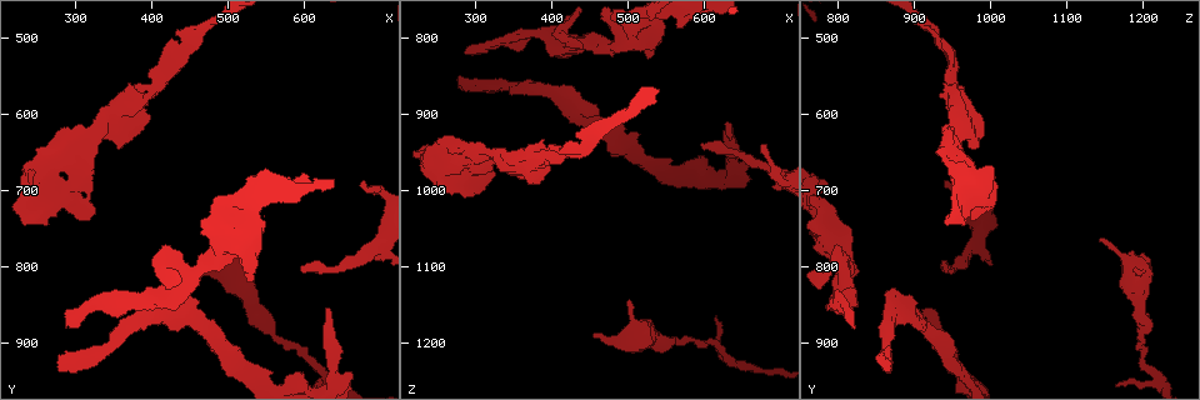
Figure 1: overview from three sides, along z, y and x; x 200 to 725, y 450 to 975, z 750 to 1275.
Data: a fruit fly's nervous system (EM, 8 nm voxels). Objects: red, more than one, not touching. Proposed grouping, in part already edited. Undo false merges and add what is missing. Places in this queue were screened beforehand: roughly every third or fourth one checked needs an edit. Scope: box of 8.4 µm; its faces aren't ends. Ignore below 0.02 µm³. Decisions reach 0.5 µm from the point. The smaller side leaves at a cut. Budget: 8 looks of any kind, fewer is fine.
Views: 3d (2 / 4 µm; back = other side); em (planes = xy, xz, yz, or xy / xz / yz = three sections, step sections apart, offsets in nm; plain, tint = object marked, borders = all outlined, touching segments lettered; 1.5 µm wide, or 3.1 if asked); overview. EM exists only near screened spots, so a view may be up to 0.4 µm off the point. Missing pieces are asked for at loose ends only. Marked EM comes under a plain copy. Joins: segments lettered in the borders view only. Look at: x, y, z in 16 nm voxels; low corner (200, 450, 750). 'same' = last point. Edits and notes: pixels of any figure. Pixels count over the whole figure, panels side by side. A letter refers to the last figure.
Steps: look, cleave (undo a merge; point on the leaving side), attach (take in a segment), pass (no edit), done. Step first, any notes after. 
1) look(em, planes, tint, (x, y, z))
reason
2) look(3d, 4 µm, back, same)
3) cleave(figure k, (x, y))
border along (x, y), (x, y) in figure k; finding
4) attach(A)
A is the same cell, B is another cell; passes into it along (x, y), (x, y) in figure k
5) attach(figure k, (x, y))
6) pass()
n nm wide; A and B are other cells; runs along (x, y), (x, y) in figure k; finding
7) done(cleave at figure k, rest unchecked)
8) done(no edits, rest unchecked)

look(3d, 4 µm, (450, 800, 1190))
an open end

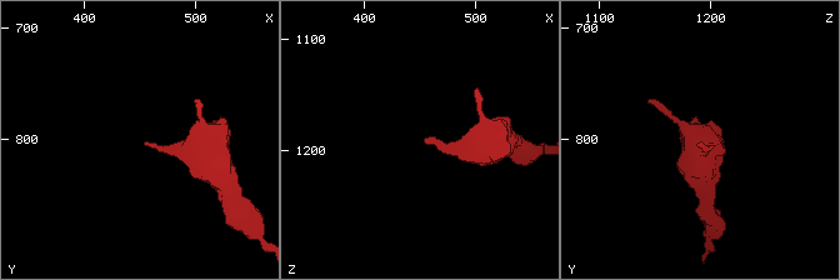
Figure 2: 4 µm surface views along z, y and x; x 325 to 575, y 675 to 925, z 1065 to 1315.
look(em, planes, tint, (452, 802, 1194))
now the EM

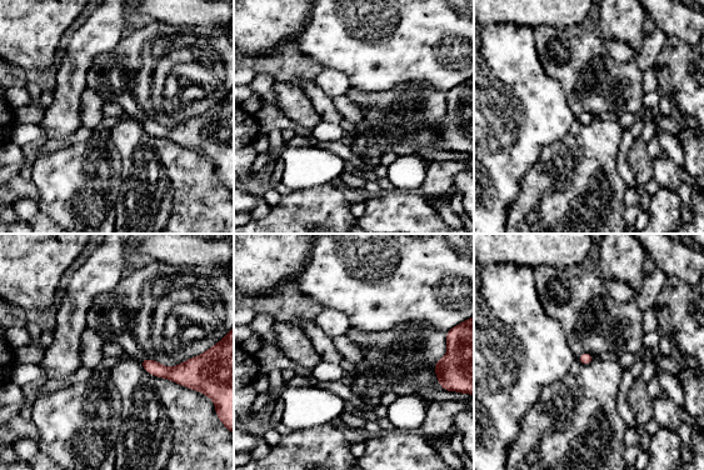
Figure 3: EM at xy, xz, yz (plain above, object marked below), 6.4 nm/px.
look(em, planes, borders, same)

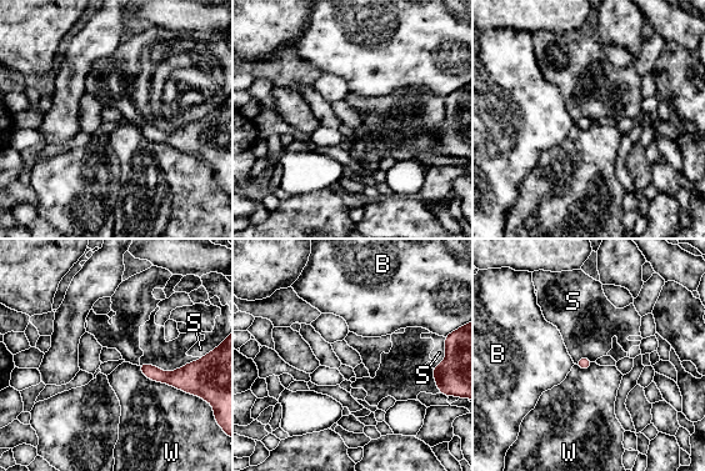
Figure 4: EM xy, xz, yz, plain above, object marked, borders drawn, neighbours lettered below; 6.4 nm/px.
pass()
B, S and W are other cells; border along (593, 361), (581, 357), (575, 364) in figure 4; none of them fits

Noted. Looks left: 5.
look(3d, 2 µm, (630, 855, 915))
tapers out

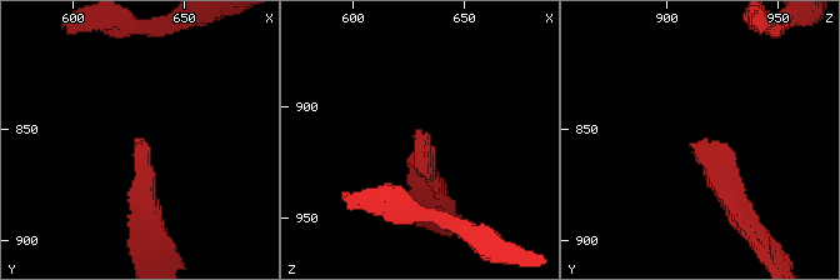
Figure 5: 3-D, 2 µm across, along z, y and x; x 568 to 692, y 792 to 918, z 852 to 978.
look(em, planes, borders, (626, 854, 916))

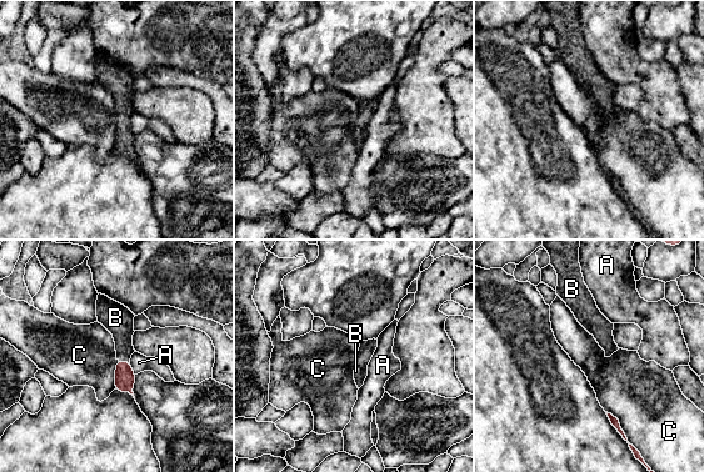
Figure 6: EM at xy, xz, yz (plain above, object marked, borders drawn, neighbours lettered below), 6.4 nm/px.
attach(B)
C touches over 240 nm; B is the same cell, A and C are other cells; passes into it along (124, 376), (124, 361), (120, 322) in figure 6; it goes on there

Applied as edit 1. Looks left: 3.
look(3d, 2 µm, back, (675, 685, 940))
thin end

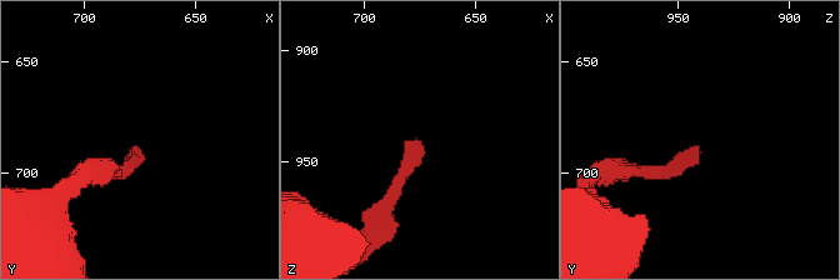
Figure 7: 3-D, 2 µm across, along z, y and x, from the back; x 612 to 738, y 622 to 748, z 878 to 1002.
look(em, xy, step 4, borders, (676, 689, 941))

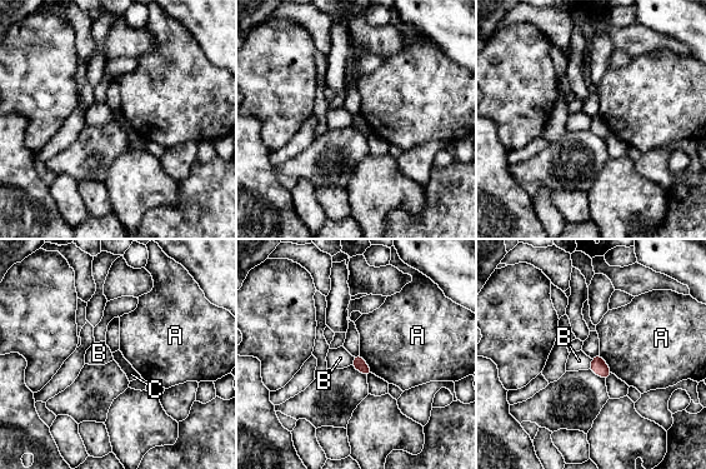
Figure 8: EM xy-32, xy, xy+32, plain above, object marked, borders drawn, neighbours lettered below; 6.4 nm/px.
look(em, planes, borders, same)

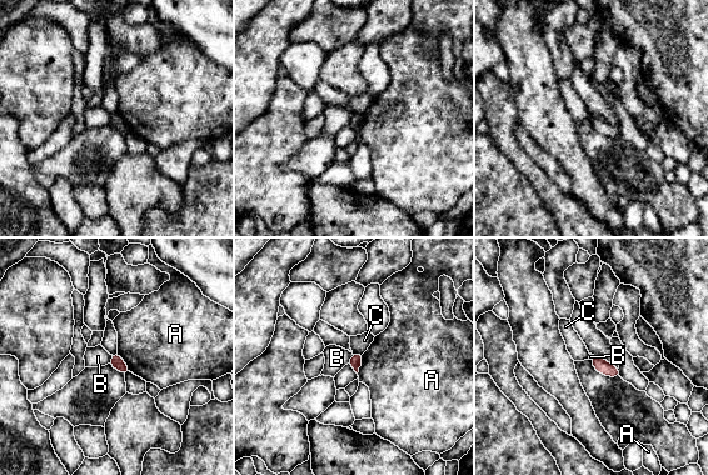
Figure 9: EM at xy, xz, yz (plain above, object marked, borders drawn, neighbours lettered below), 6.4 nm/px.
pass()
A, B and C are other cells; border along (352, 353), (348, 363) in figure 9; no lettered segment goes on from it

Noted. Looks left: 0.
done(attach at figure 6, rest unchecked)

